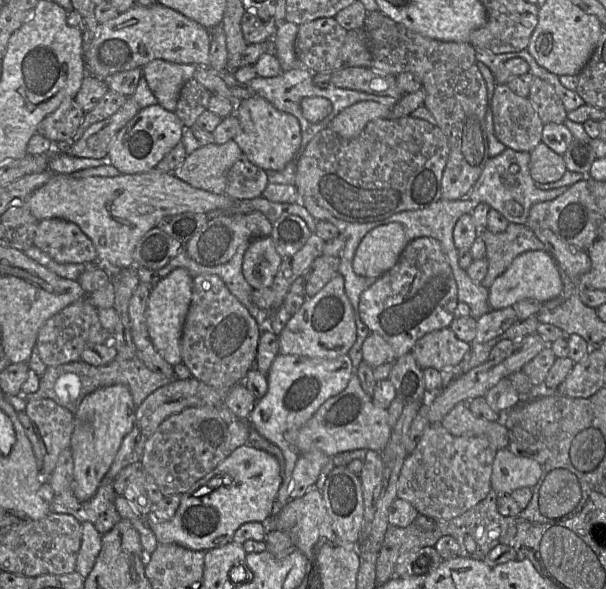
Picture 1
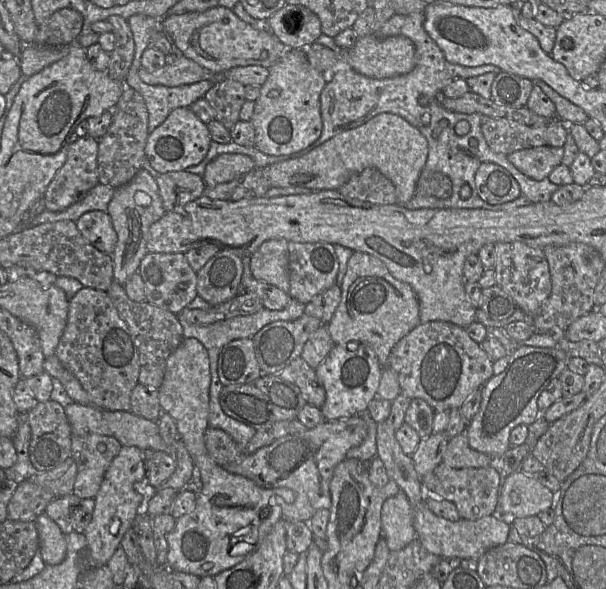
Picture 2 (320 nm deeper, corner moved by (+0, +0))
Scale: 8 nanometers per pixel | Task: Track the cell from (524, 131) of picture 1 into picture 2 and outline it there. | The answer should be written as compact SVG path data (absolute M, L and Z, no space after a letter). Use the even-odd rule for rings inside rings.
M483 117L482 133L494 152L509 155L532 147L563 147L568 129L559 119L545 126L531 127L506 118Z

